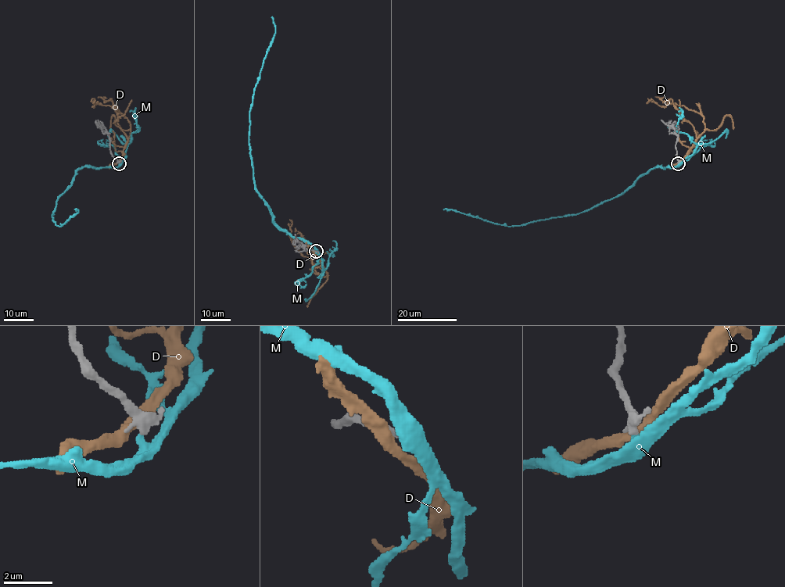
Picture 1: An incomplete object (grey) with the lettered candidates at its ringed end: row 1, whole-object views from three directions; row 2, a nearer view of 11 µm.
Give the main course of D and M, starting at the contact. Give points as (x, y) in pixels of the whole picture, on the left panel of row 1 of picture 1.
D: (116, 162), (122, 156), (127, 141), (130, 123), (109, 105), (96, 104), (93, 106), (94, 99), (92, 103)
M: (118, 163), (114, 166), (77, 170), (73, 183), (56, 201), (52, 220), (61, 226), (77, 212), (75, 209)

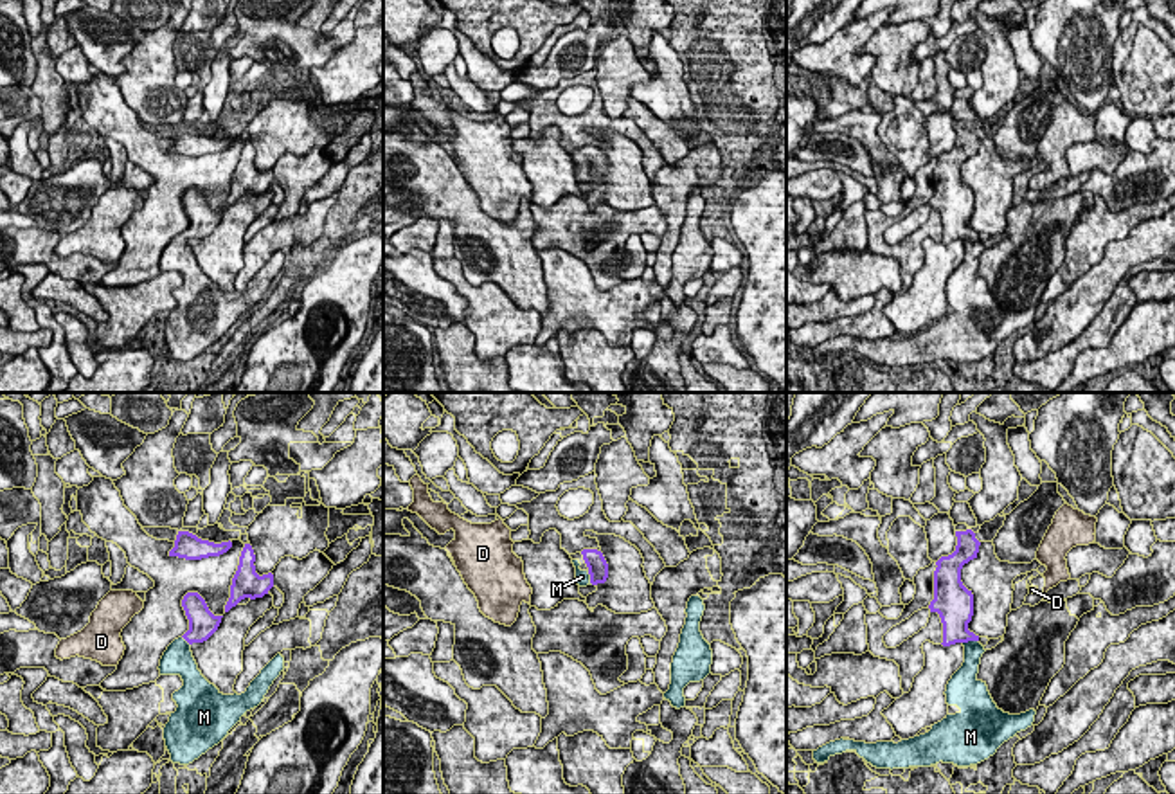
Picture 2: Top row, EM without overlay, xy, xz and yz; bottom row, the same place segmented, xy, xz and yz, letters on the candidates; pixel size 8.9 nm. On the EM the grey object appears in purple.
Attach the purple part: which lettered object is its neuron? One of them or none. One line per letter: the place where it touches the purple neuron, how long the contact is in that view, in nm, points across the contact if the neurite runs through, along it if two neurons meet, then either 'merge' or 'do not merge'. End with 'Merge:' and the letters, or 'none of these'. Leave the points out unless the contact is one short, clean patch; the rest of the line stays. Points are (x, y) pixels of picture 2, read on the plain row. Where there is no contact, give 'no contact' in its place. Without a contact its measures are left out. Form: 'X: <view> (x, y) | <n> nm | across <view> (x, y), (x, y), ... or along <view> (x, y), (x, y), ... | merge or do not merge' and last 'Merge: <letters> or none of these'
D: no contact | do not merge
M: xz (591, 173) | 150 nm | across xz (598, 164), (591, 173), (582, 173) | merge
Merge: M

